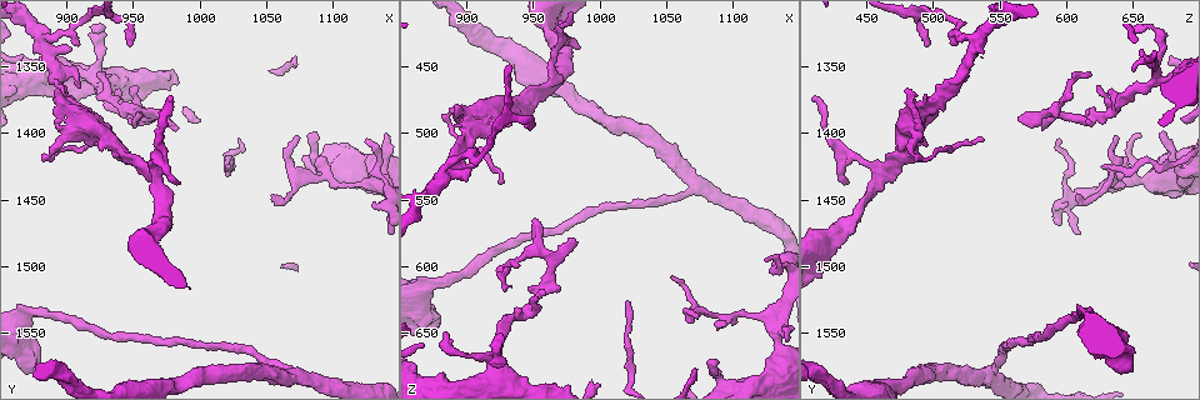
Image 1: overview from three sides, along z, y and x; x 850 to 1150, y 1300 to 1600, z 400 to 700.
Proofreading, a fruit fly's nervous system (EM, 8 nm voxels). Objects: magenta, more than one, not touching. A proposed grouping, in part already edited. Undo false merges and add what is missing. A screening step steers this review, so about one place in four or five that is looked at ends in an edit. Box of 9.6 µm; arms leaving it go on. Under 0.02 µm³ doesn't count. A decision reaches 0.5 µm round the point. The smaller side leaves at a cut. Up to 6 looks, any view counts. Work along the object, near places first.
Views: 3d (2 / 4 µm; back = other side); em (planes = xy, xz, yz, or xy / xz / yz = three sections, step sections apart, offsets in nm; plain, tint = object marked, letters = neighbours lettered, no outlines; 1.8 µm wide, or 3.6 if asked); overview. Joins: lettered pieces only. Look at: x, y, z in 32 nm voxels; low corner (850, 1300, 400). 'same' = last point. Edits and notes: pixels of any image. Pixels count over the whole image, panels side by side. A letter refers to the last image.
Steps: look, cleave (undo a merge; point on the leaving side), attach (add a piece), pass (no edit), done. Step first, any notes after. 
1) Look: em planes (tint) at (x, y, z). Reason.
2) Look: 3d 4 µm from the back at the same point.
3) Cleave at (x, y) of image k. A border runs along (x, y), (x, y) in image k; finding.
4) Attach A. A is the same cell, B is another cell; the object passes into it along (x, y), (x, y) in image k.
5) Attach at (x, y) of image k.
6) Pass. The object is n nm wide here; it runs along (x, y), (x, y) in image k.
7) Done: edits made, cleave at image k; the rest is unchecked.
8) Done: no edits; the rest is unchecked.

Look: em xz step 8 (tint) at (1132, 1438, 638). Three-way junction.

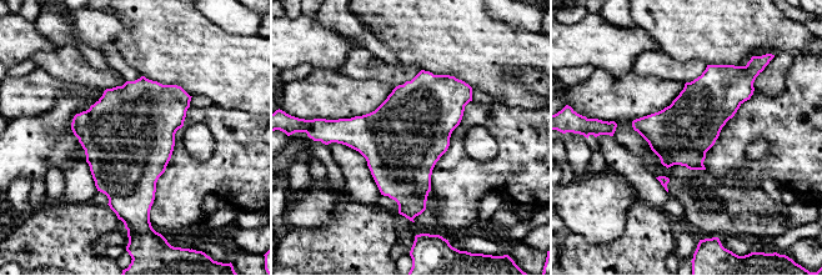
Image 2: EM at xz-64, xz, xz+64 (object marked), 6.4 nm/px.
Look: em planes (letters) at the same point.

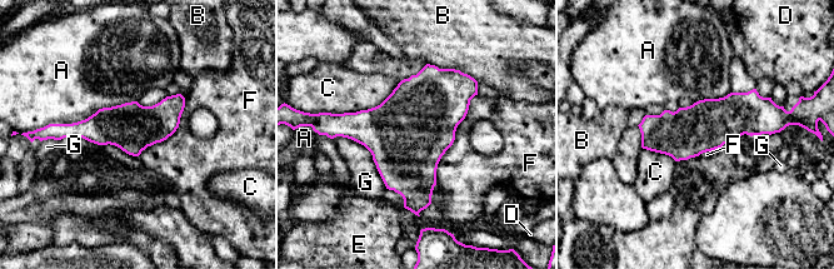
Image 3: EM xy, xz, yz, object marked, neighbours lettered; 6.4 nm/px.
Pass. A, B, C, D, E, F and G are other cells; it runs along (772, 124), (708, 124), (644, 144) in image 3; one neuron here.

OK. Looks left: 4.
Look: em 3.6 µm planes (letters) at (1084, 1398, 670).

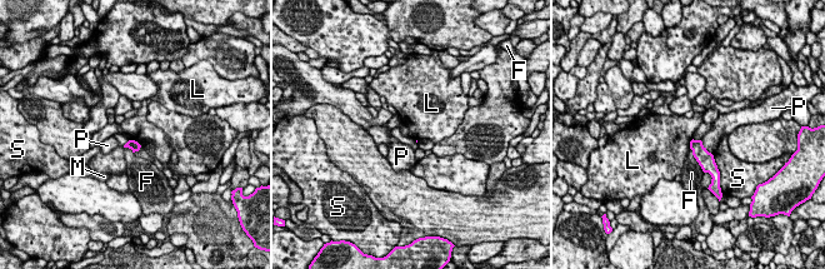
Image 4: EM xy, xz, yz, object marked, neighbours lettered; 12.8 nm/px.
Pass. F, L, M, P and S are other cells; a border runs along (131, 139), (140, 145), (138, 152) in image 4; none of them fits.

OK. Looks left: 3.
Look: 3d 2 µm at (920, 1360, 668).

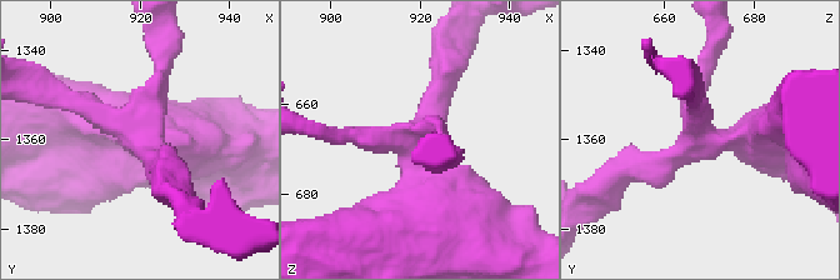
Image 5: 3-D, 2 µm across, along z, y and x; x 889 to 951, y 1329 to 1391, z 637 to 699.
Look: em yz step 16 (tint) at (921, 1360, 666). 4 arms meet here.

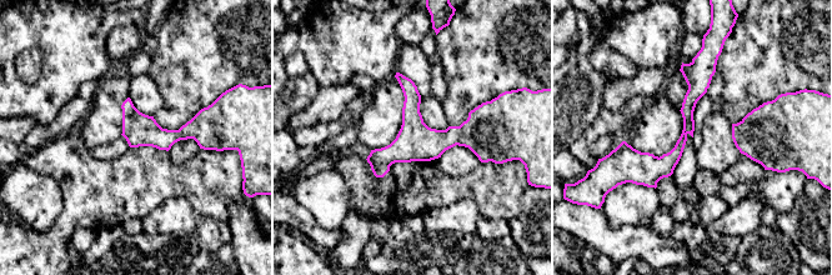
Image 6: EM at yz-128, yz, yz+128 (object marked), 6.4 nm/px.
Look: em yz step 16 (letters) at the same point. What lies round it.

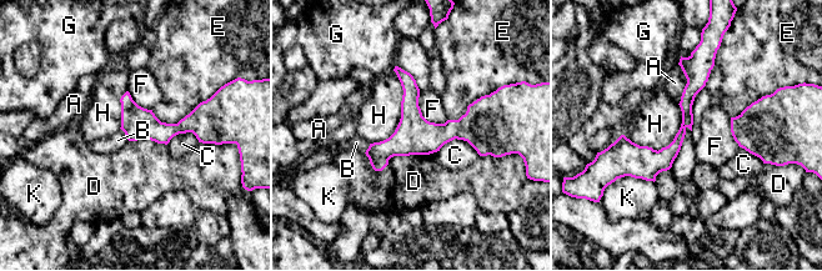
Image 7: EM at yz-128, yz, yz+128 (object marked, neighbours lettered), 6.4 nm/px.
Pass. The object is 80 nm wide here; A, B, C, D, E, F, G, H and K are other cells; a border runs along (394, 70), (401, 118), (370, 144) in image 7; all the same neuron.

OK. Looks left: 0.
Done: no edits; the rest is unchecked.

